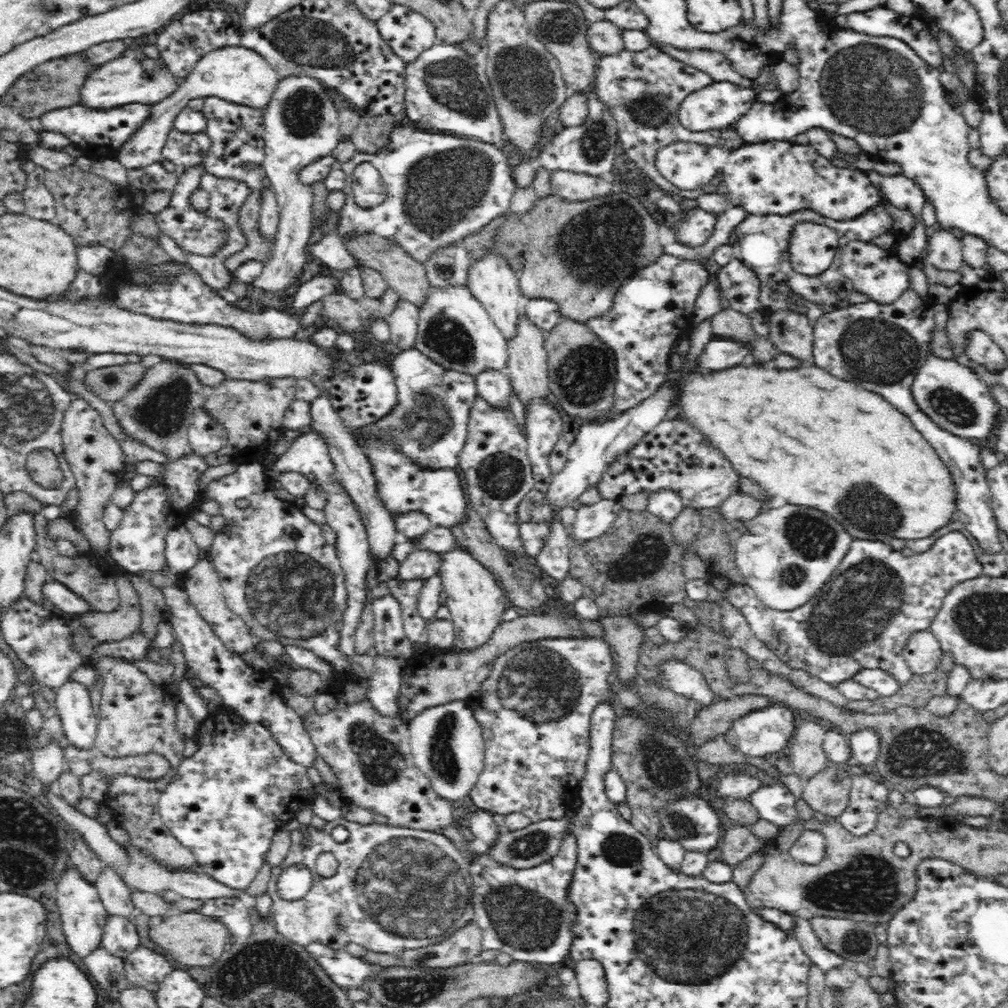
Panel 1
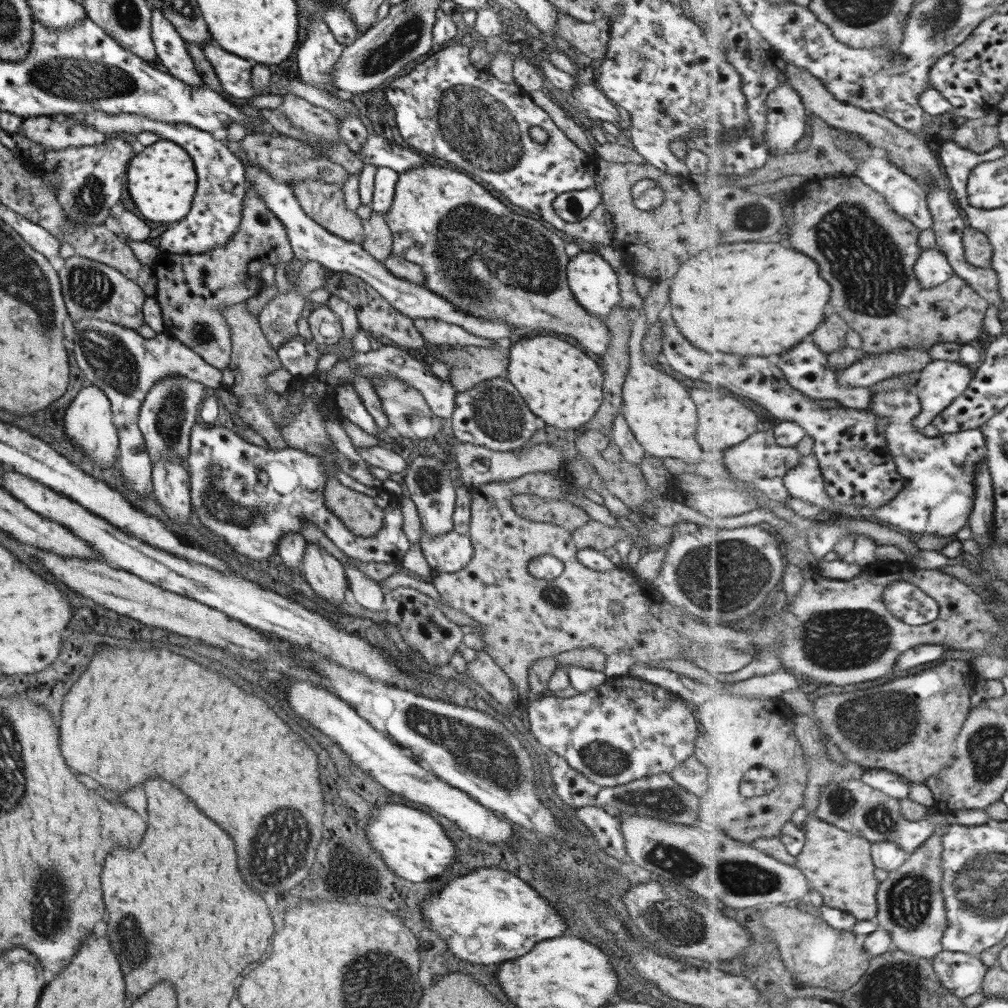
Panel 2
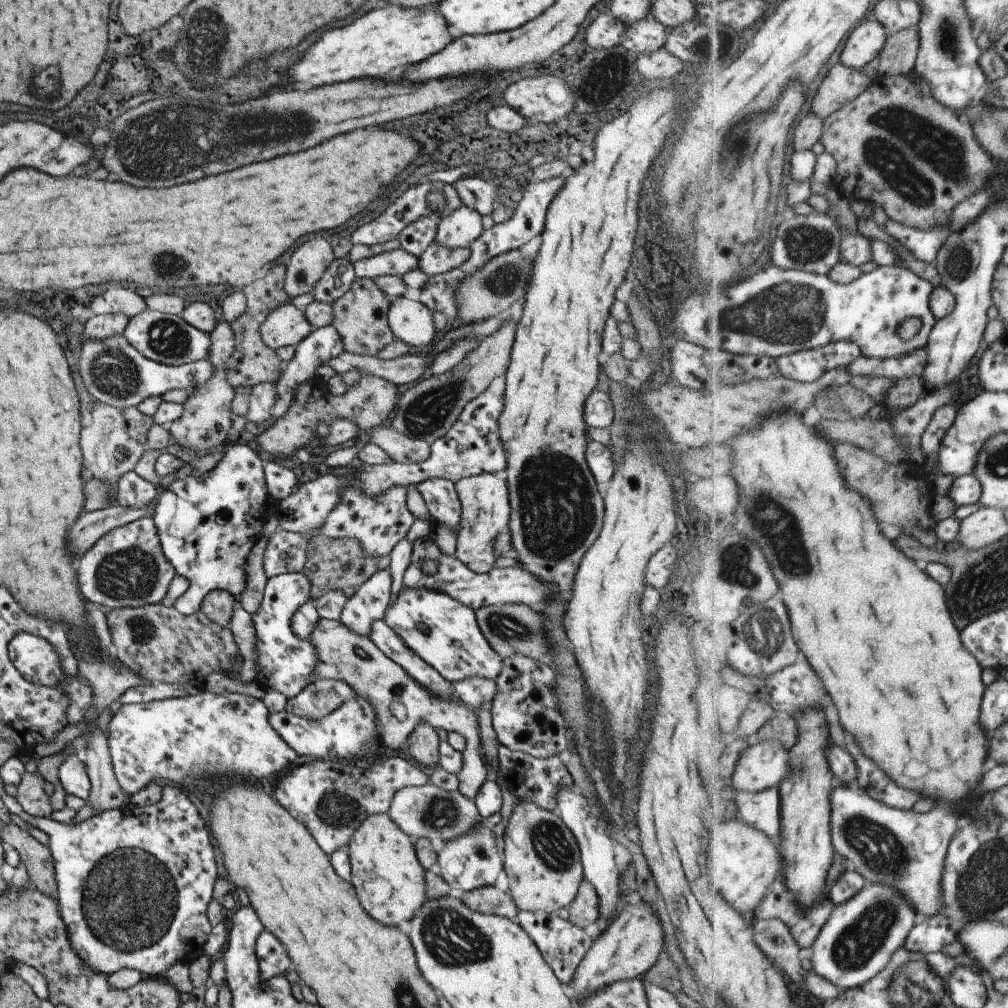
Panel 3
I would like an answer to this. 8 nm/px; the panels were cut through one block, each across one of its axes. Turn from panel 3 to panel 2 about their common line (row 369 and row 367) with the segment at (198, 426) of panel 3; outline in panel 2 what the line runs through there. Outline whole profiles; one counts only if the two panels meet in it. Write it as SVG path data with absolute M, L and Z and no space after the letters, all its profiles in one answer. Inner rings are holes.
M248 181L242 223L226 247L202 255L165 252L157 259L154 297L165 323L163 332L190 347L219 371L225 369L231 361L232 332L221 312L232 303L246 302L260 291L262 283L259 274L264 265L277 268L277 264L284 263L287 266L292 259L284 224L271 214Z

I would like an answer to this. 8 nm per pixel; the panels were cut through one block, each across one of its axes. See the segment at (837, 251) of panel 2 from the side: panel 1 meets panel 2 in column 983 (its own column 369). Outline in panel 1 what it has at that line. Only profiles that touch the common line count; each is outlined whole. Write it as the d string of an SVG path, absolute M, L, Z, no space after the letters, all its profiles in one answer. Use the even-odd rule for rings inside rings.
M390 286L379 297L366 294L351 297L346 293L322 297L323 307L320 316L326 322L340 326L347 334L366 334L370 332L375 321L386 321L396 308L399 296Z

